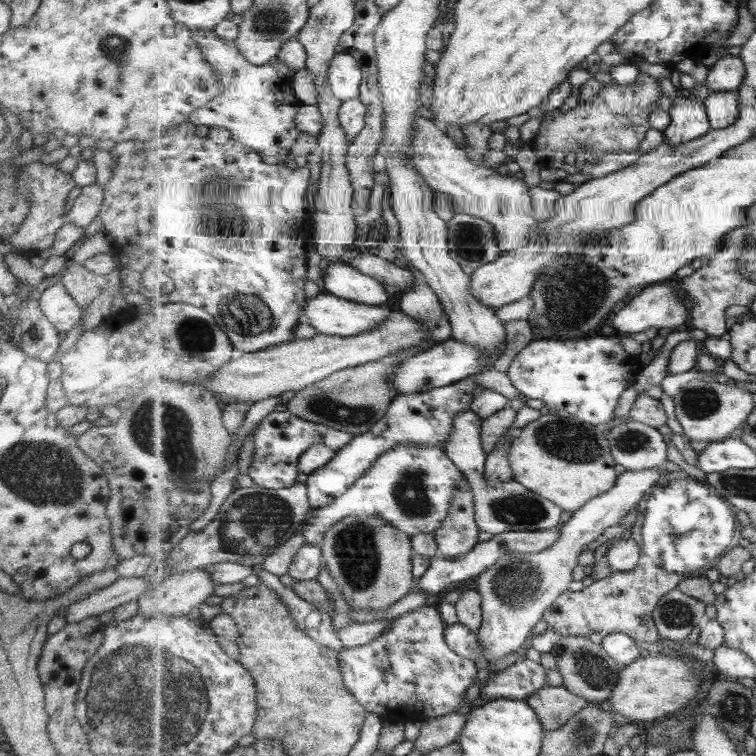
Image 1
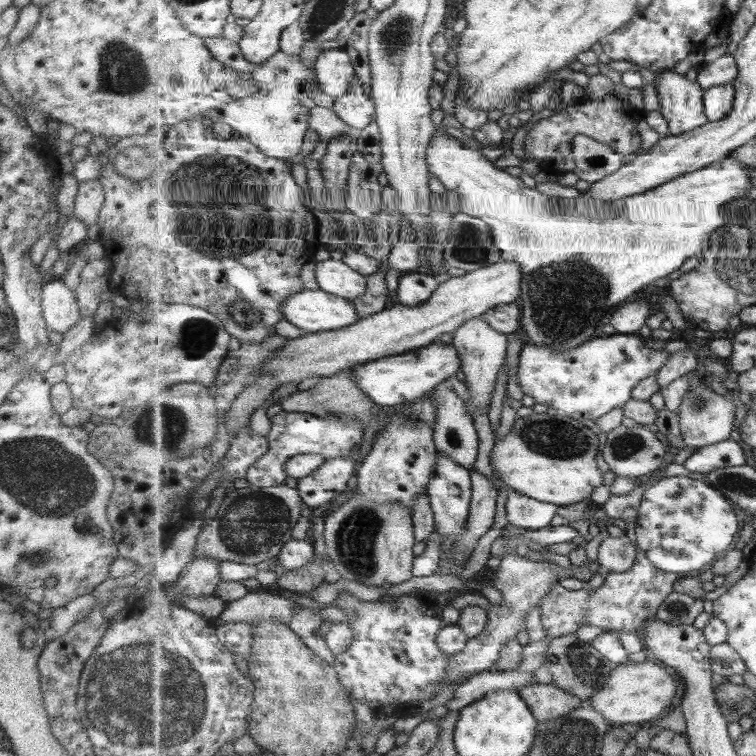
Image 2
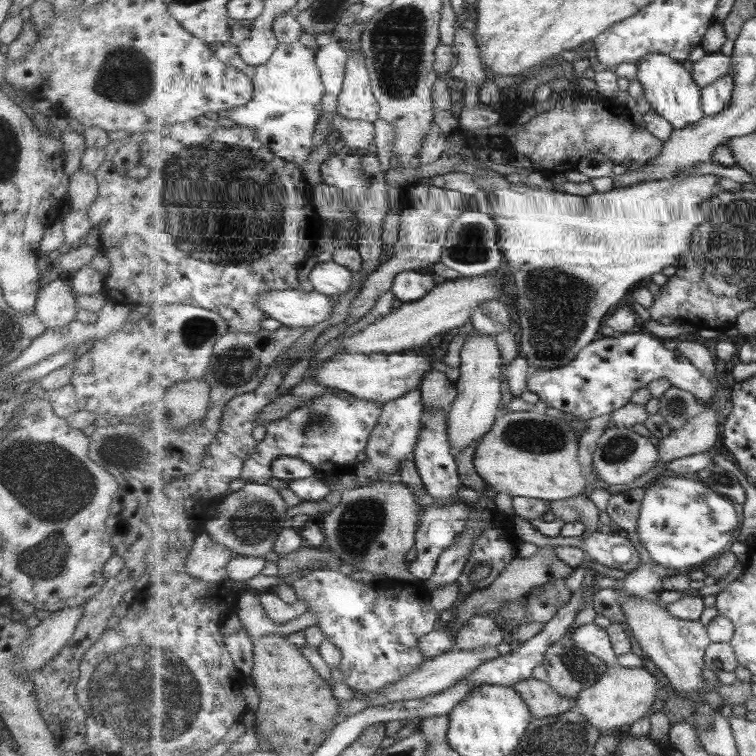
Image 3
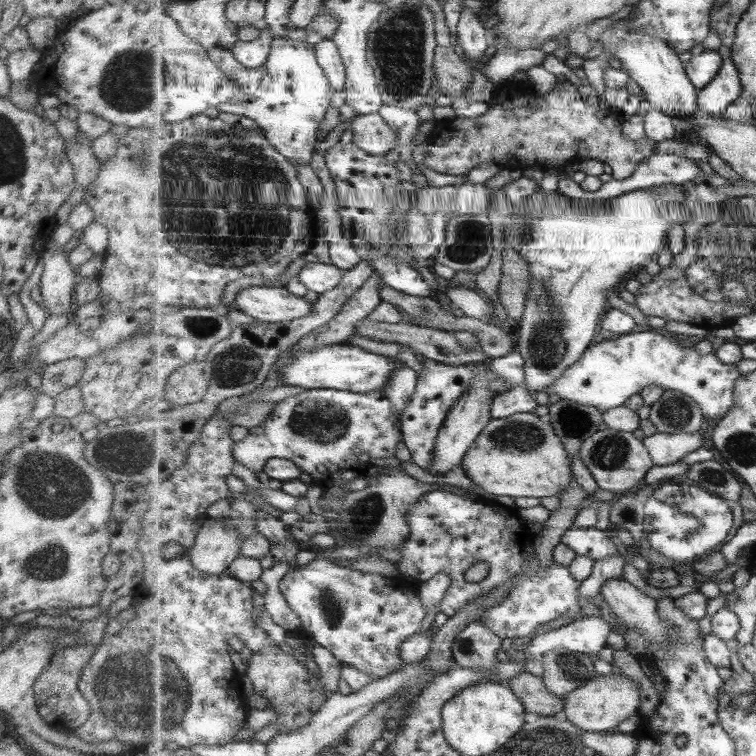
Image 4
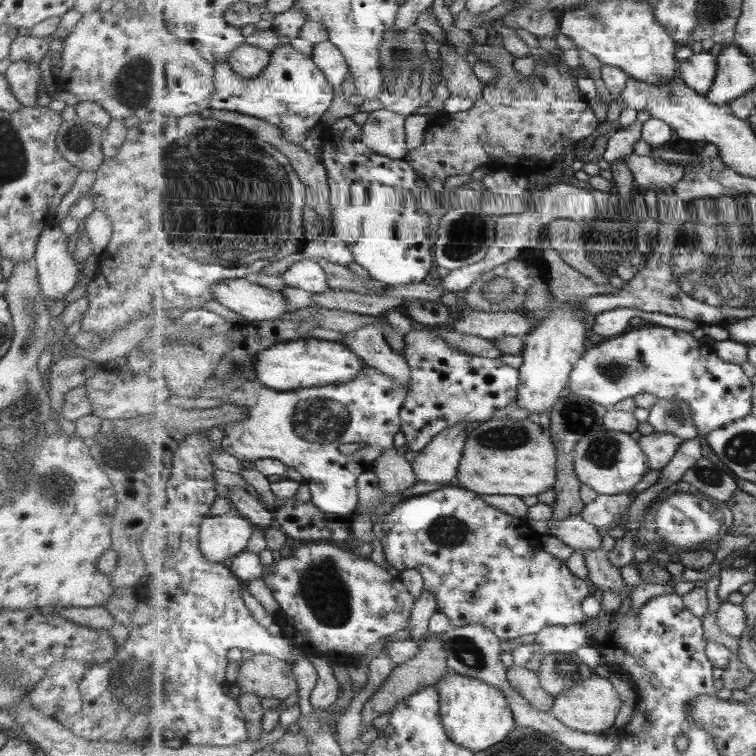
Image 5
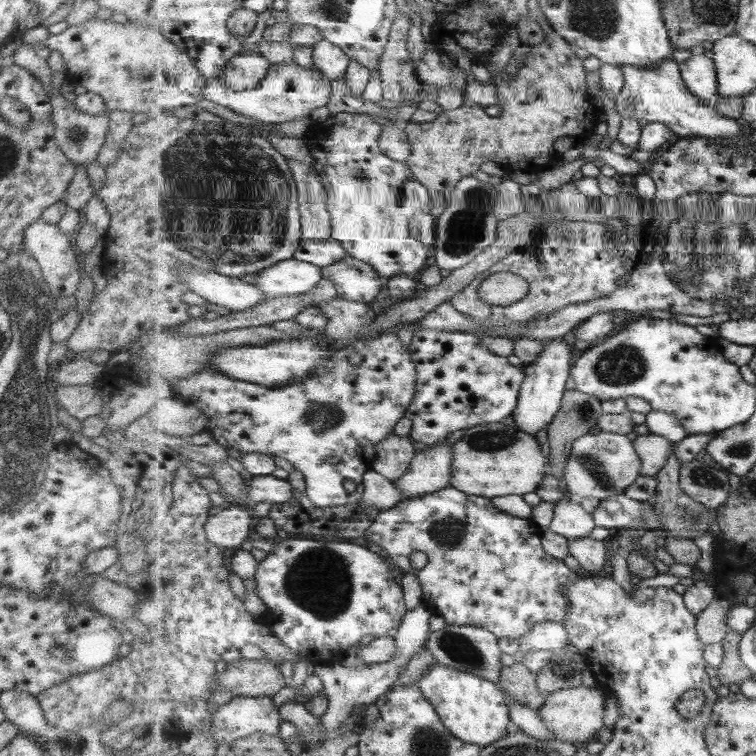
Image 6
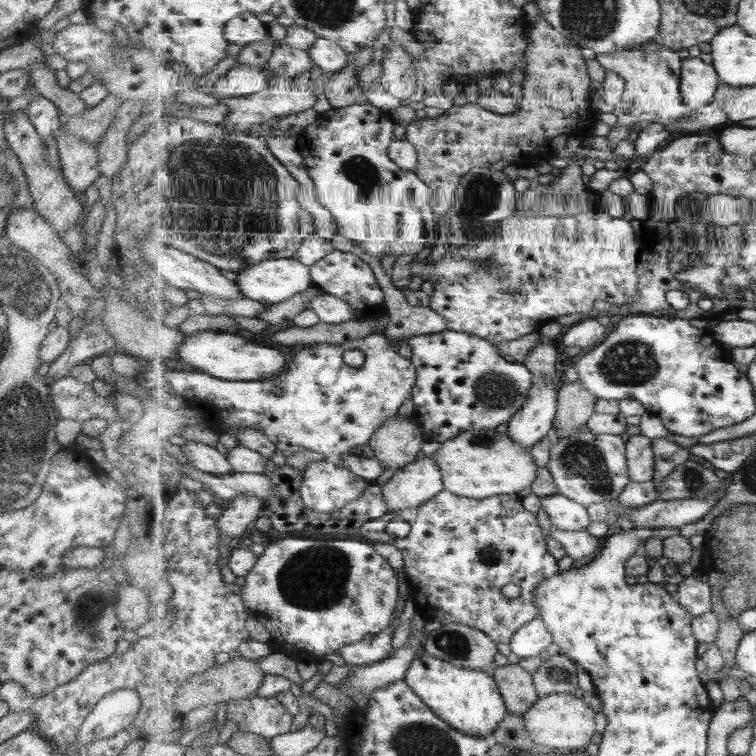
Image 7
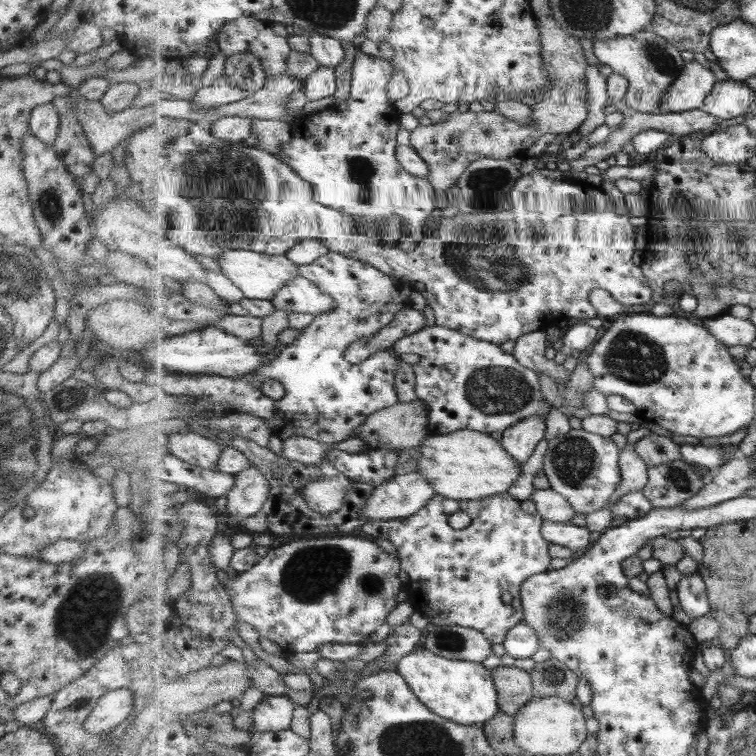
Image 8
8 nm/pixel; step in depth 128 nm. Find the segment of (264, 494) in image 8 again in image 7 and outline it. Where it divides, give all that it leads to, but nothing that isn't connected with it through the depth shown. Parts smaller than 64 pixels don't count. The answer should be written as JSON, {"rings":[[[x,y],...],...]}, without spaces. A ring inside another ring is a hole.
{"rings":[[[241,494],[234,498],[227,511],[217,513],[217,526],[223,536],[242,539],[246,536],[247,528],[264,512],[264,501],[253,494]]]}

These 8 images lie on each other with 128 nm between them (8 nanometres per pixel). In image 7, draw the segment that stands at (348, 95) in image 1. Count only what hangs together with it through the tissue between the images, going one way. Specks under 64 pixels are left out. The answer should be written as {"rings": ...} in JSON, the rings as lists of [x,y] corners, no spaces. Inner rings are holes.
{"rings":[[[328,38],[317,39],[317,42],[311,47],[310,55],[321,70],[332,75],[339,70],[343,70],[349,64],[351,54],[339,46],[337,42],[329,40]]]}

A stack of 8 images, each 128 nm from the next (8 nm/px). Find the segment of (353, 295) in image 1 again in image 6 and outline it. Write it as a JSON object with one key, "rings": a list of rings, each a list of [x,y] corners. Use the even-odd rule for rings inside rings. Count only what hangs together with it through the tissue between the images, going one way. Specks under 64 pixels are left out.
{"rings":[[[295,257],[278,261],[259,272],[254,286],[269,299],[283,296],[305,295],[324,280],[323,269],[313,263]]]}

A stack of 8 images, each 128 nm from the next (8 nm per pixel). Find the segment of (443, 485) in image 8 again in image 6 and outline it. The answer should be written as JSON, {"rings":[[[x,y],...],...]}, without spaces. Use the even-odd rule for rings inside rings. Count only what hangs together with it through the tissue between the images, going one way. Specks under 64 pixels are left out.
{"rings":[[[503,422],[486,423],[469,428],[454,439],[453,480],[450,484],[467,494],[485,498],[510,494],[523,496],[536,492],[541,486],[548,475],[547,460],[549,455],[541,449],[535,435],[519,430],[515,423],[509,426]]]}

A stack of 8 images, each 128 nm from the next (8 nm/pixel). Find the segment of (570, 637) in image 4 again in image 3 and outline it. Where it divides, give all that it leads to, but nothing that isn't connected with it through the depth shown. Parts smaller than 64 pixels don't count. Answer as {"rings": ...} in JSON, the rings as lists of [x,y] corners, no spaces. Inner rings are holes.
{"rings":[[[585,624],[574,631],[574,642],[585,653],[597,656],[610,668],[619,665],[609,634],[597,624]]]}

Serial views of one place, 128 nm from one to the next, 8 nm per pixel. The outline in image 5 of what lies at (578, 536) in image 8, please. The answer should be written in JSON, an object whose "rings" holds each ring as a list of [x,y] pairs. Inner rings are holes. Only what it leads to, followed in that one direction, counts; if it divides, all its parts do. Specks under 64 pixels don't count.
{"rings":[[[601,549],[585,552],[587,567],[589,567],[589,580],[599,589],[607,592],[623,592],[627,588],[625,580],[621,578],[619,568],[609,560],[609,552]]]}

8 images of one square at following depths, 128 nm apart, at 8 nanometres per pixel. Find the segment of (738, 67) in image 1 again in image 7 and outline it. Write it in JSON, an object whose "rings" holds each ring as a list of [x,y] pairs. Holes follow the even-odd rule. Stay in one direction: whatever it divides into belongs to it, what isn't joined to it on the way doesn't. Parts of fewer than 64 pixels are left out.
{"rings":[[[699,57],[683,60],[681,93],[685,105],[695,110],[714,103],[720,85],[720,76],[713,63],[706,64]]]}

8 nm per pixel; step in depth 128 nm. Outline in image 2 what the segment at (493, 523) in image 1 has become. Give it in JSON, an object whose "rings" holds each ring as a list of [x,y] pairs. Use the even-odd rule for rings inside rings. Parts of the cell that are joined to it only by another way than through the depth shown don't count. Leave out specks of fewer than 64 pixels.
{"rings":[[[446,381],[441,382],[431,394],[431,399],[437,407],[437,422],[434,429],[434,438],[438,450],[449,454],[457,464],[465,466],[467,470],[475,467],[479,454],[479,435],[475,427],[473,417],[467,413],[466,402],[453,390],[452,386]],[[514,490],[506,501],[506,520],[513,526],[528,530],[547,528],[559,507]]]}

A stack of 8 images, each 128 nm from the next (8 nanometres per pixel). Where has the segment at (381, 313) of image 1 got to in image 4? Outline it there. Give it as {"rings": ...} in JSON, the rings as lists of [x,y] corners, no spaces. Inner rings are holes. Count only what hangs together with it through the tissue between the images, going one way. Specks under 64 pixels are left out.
{"rings":[[[264,285],[240,290],[233,304],[261,323],[291,322],[313,312],[313,305],[304,297],[291,294],[283,286]]]}

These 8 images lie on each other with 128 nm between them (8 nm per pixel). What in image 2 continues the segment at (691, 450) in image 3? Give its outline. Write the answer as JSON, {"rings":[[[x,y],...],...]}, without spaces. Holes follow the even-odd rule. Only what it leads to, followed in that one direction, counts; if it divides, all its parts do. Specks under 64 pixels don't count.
{"rings":[[[704,379],[695,380],[692,387],[683,397],[683,405],[679,407],[679,416],[681,419],[681,428],[683,439],[686,439],[685,446],[690,446],[696,450],[723,442],[733,438],[736,434],[737,404],[732,399],[725,398],[721,394],[716,394]]]}

